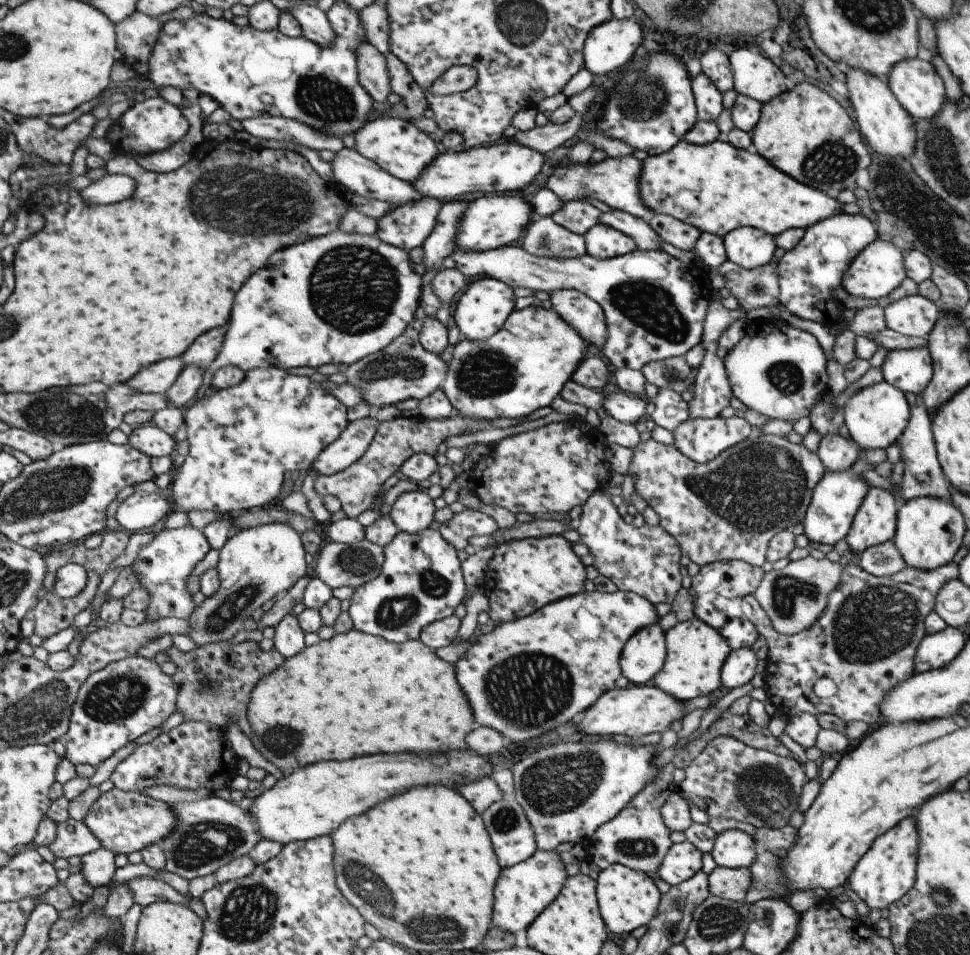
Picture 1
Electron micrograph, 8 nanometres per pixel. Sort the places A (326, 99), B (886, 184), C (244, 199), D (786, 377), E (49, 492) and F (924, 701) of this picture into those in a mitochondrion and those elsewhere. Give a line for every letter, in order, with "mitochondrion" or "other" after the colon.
A: mitochondrion
B: mitochondrion
C: mitochondrion
D: mitochondrion
E: mitochondrion
F: other

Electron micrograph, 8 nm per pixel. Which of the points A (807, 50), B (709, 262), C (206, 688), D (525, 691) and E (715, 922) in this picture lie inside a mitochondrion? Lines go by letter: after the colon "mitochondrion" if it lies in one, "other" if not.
A: other
B: other
C: mitochondrion
D: mitochondrion
E: mitochondrion

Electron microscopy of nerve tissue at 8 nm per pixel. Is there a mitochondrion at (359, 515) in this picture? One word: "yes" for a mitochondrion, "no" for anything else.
no

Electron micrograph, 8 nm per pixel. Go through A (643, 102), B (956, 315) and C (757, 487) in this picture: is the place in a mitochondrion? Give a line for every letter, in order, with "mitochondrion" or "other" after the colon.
A: mitochondrion
B: other
C: mitochondrion

